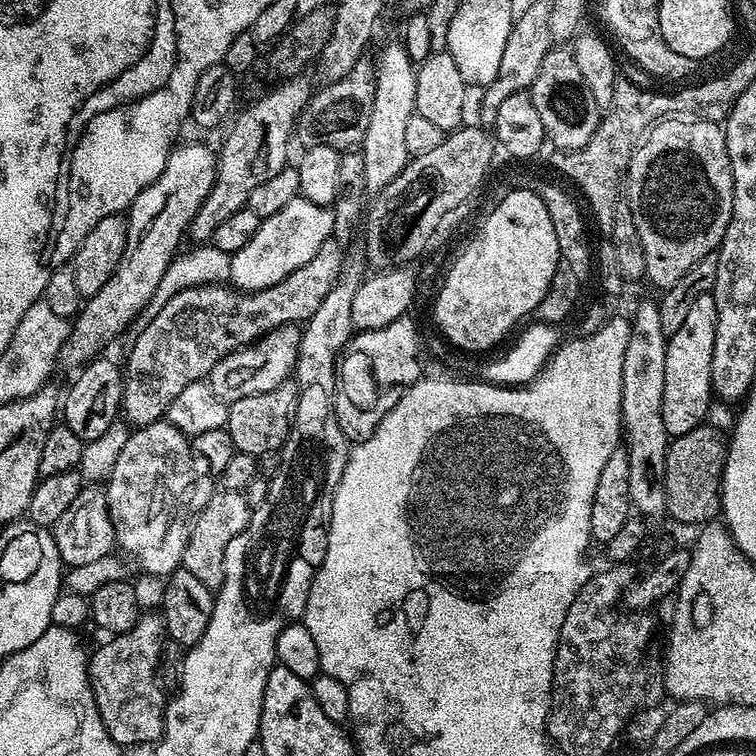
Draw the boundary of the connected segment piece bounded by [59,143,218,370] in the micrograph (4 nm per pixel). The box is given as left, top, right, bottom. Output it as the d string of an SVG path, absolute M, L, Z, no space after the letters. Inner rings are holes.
M182 144L173 147L162 174L153 184L143 188L138 194L138 198L132 203L132 207L127 209L128 237L126 238L126 250L122 254L122 262L118 262L118 270L114 270L110 282L106 282L106 286L102 286L102 290L98 290L98 294L87 297L83 301L78 315L71 321L71 332L68 340L62 346L59 359L63 363L64 361L68 363L72 370L87 364L99 353L96 351L107 340L114 339L128 323L129 326L137 319L143 308L150 302L155 290L158 289L158 284L166 273L167 267L178 255L180 239L186 236L202 202L210 194L212 184L216 181L217 153L213 149L211 152L204 144Z

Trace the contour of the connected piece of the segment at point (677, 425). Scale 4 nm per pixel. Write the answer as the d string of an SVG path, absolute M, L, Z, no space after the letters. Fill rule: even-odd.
M711 292L702 294L690 306L682 326L668 337L666 346L666 382L662 390L662 422L669 437L688 434L703 425L708 403L714 400L712 391L712 363L716 341L716 303Z

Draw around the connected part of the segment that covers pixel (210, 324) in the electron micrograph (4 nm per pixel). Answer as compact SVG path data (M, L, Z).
M330 239L326 242L322 242L322 246L318 246L318 254L314 254L314 258L310 258L310 262L306 262L306 266L298 266L298 270L294 270L294 274L290 274L286 278L282 278L282 282L278 282L274 286L270 286L266 290L258 290L254 293L247 293L239 291L227 283L217 282L206 285L198 285L194 288L183 289L182 291L174 294L167 302L166 306L162 307L162 310L158 311L154 320L150 322L145 329L137 331L135 333L136 341L132 344L132 349L128 352L128 368L126 364L126 379L124 382L124 403L122 405L122 416L125 421L133 429L146 427L147 424L154 423L156 421L163 421L168 415L168 407L170 402L174 402L174 398L178 398L178 394L182 394L182 390L186 390L186 386L190 386L190 382L195 380L203 380L207 378L209 374L214 370L214 366L218 361L222 359L226 354L236 352L240 348L244 348L247 344L253 344L254 341L260 339L268 332L273 332L276 328L281 328L284 324L299 325L301 322L306 322L314 314L314 310L318 310L318 306L322 306L322 298L326 298L326 294L330 294L330 290L334 286L334 282L338 282L338 274L342 270L344 261L346 259L345 245L338 243L337 240Z

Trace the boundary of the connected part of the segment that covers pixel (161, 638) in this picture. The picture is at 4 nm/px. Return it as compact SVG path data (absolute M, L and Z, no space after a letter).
M145 611L133 628L105 640L108 641L91 653L88 662L88 677L96 696L98 714L102 714L102 722L116 744L155 745L164 735L166 711L166 695L156 685L156 671L166 645L164 617L159 611Z

